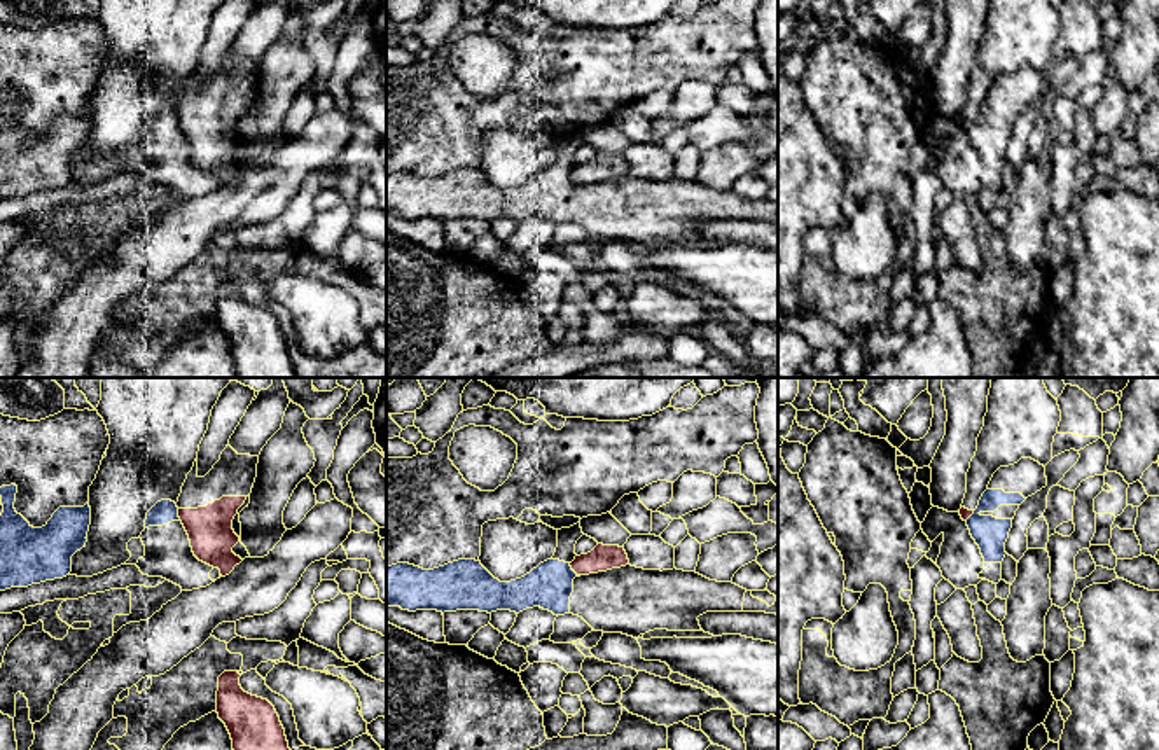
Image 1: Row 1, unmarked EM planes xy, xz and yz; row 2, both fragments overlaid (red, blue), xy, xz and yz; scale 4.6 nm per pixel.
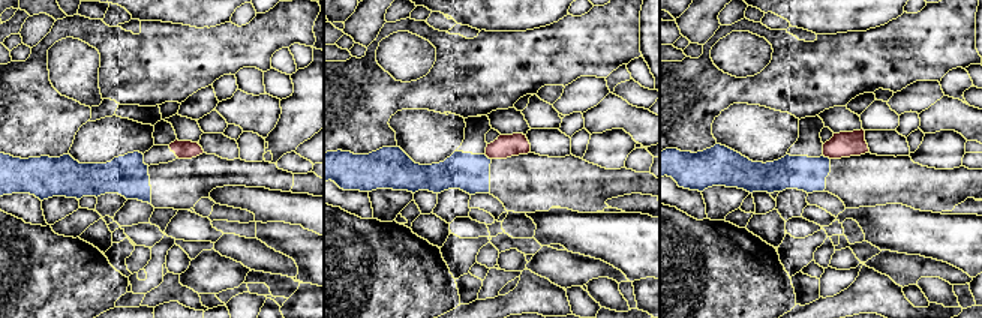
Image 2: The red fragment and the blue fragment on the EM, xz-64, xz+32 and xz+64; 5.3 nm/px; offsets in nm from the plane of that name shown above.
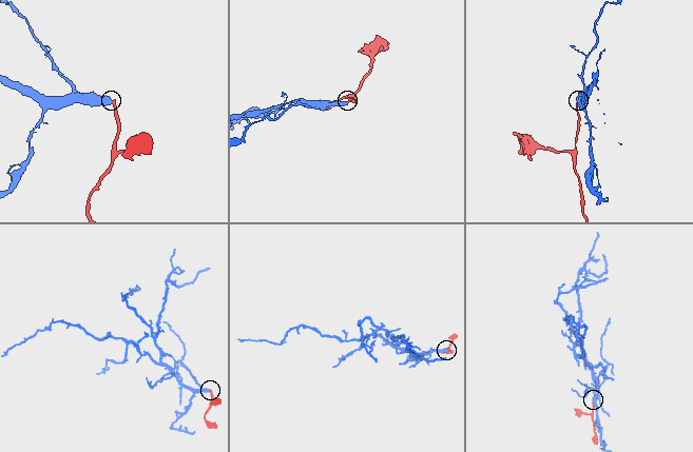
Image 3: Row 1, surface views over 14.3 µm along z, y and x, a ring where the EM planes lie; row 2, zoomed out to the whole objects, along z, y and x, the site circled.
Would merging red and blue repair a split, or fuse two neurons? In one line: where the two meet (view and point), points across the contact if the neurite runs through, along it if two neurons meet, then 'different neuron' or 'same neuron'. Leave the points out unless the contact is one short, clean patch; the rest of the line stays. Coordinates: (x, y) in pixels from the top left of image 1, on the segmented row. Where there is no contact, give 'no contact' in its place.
xz (574, 570) | along xz (569, 563), (579, 576) | different neuron

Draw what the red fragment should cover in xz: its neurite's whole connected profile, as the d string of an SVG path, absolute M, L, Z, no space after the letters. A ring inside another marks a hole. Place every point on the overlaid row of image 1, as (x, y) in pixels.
M598 544L591 552L575 556L570 566L577 575L589 575L621 568L628 563L629 559L624 547Z

